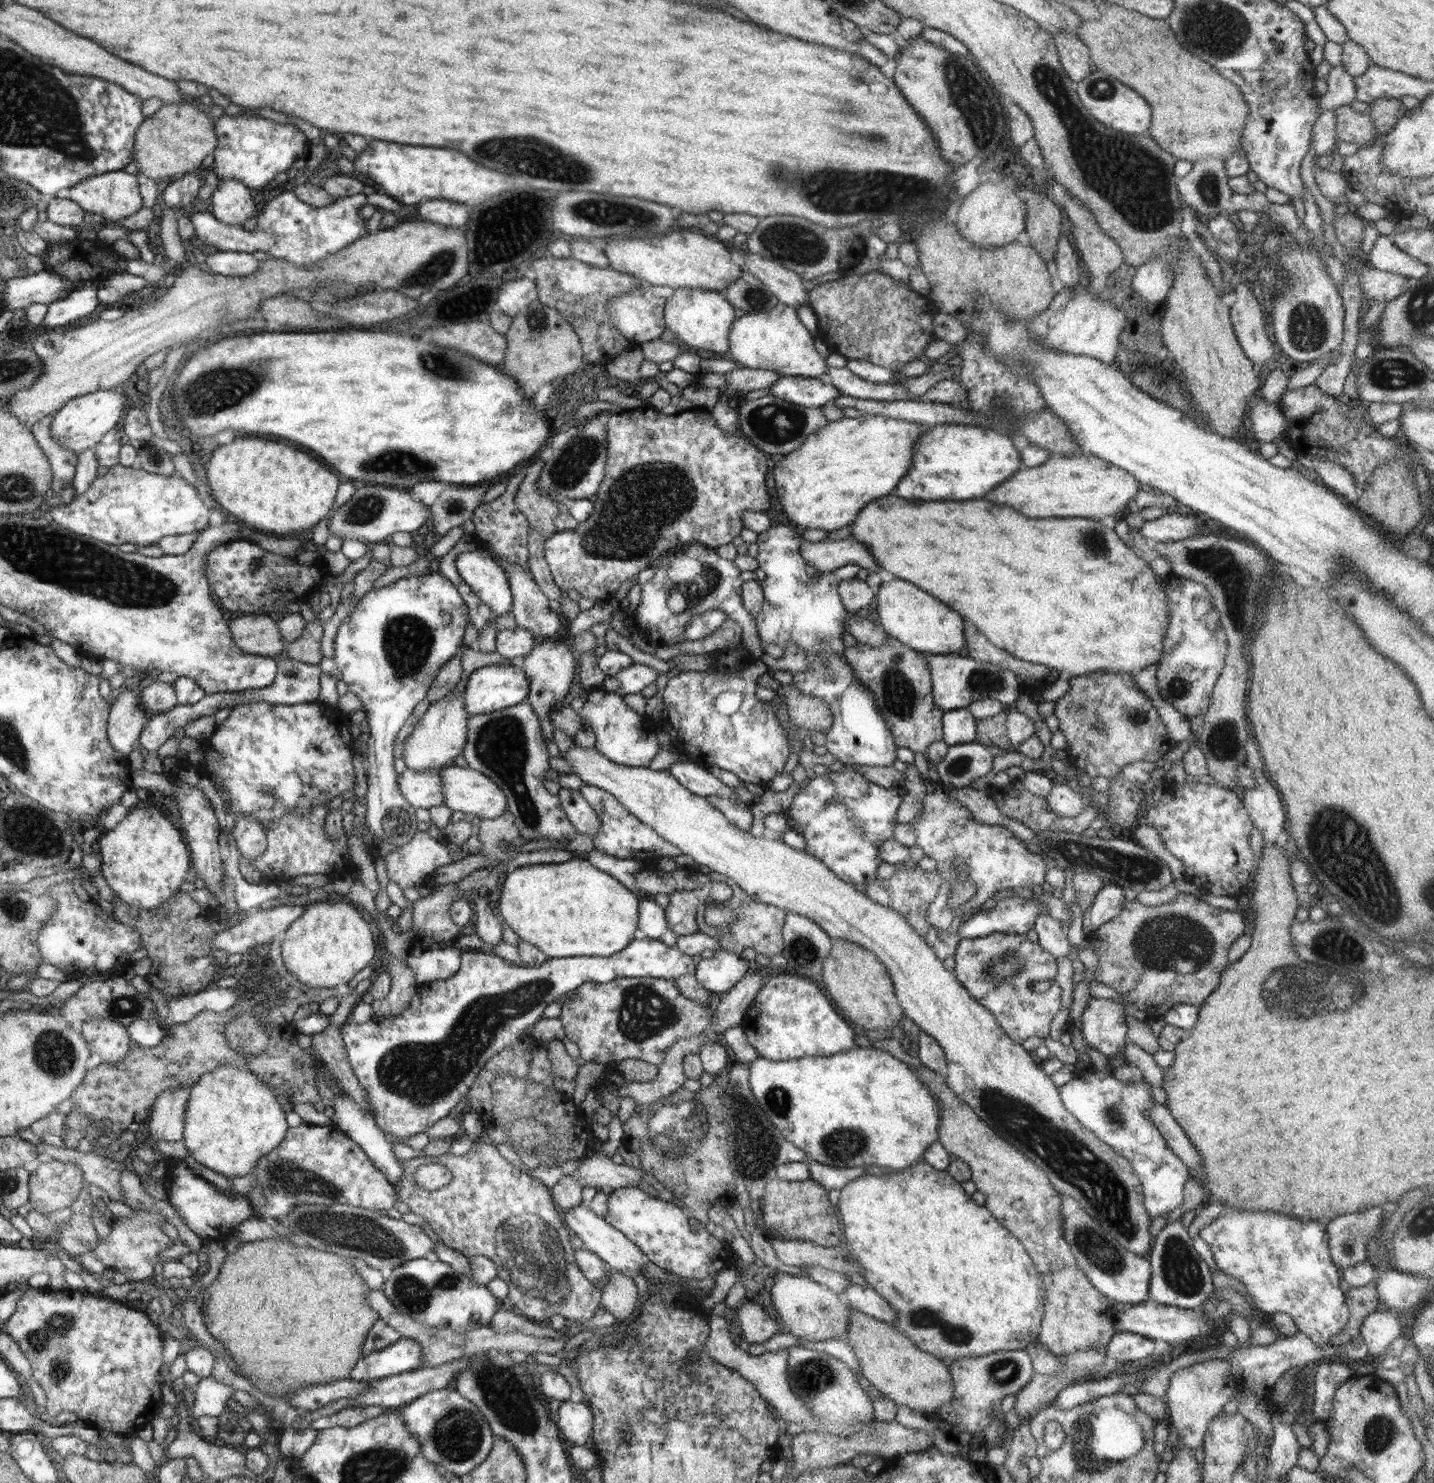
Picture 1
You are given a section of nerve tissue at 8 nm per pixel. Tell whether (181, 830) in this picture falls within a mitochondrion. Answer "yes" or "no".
no

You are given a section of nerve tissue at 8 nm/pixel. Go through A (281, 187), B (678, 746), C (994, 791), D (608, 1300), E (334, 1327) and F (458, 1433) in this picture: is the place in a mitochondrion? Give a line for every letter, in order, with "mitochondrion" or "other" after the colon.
A: other
B: other
C: other
D: other
E: other
F: mitochondrion

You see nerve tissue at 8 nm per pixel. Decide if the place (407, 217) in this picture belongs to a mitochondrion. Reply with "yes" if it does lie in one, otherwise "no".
no

